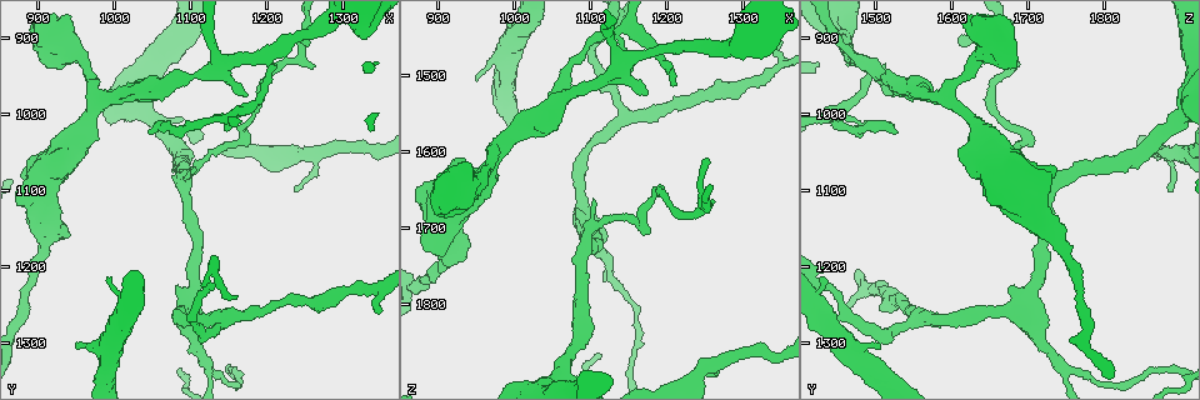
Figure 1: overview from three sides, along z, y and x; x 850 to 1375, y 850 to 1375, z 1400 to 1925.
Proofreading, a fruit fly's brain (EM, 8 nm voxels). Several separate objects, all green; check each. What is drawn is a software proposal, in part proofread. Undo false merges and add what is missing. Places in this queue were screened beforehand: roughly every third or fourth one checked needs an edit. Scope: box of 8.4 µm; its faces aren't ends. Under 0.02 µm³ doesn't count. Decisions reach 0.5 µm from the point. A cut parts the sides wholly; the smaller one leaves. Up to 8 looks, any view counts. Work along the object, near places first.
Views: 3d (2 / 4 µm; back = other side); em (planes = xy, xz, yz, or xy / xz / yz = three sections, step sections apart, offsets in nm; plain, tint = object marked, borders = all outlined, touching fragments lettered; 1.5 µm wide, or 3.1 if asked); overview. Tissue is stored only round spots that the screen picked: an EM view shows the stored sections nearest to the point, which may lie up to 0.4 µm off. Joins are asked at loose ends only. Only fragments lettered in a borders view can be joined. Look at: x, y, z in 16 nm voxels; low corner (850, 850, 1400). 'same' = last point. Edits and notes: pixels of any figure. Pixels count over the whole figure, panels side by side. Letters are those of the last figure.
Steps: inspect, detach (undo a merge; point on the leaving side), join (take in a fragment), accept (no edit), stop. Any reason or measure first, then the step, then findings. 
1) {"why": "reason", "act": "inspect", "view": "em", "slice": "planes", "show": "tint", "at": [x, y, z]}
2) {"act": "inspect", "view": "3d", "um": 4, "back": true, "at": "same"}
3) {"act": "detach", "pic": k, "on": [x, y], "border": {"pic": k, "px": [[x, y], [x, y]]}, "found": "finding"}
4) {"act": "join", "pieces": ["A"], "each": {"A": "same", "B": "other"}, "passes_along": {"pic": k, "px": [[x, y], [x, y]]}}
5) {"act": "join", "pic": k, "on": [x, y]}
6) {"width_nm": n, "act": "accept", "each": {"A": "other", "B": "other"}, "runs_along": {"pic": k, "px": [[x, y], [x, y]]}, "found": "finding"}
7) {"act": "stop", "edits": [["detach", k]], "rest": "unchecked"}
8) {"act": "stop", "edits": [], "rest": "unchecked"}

{"why": "tapers out", "act": "inspect", "view": "em", "slice": "yz", "step": 8, "show": "tint", "at": [1255, 910, 1610]}

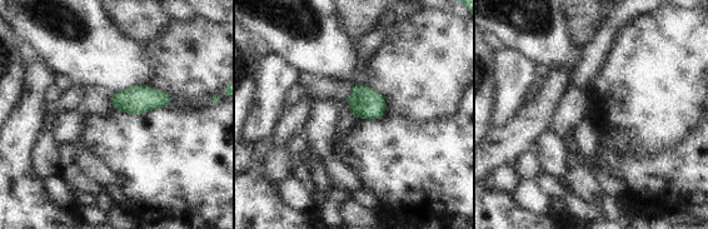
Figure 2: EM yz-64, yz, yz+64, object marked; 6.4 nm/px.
{"why": "cut it another way", "act": "inspect", "view": "em", "slice": "planes", "show": "borders", "at": "same"}

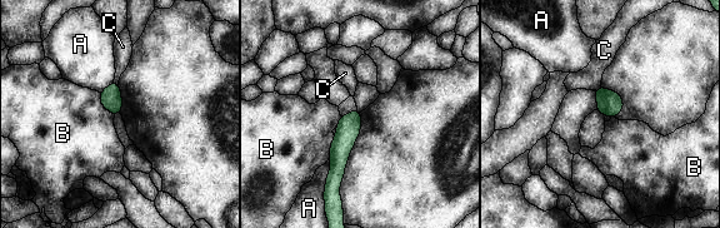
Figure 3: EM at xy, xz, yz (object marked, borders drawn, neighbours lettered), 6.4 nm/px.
{"act": "accept", "each": {"A": "other", "B": "other", "C": "other"}, "border": {"pic": 3, "px": [[100, 93], [100, 103], [114, 115]]}, "found": "none of them fits"}

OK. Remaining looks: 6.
{"why": "thin end", "act": "inspect", "view": "3d", "um": 4, "at": [1215, 935, 1510]}

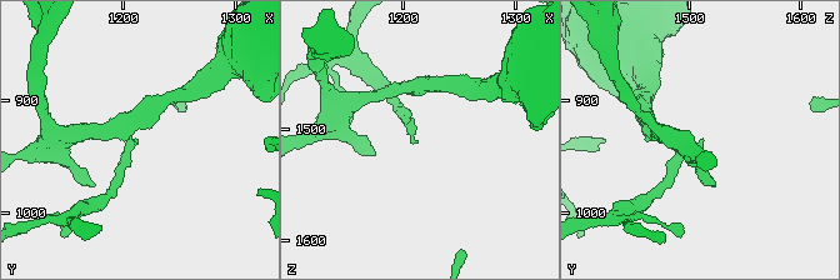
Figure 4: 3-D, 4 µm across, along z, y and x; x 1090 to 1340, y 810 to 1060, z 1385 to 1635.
{"why": "now the EM", "act": "inspect", "view": "em", "slice": "planes", "show": "borders", "at": [1214, 936, 1514]}

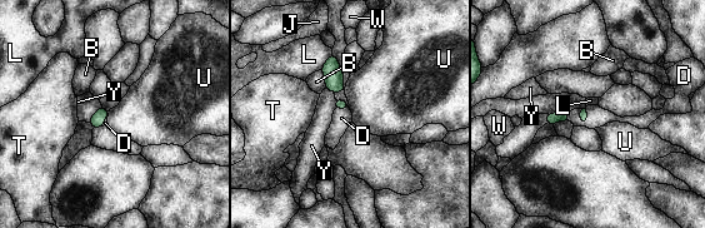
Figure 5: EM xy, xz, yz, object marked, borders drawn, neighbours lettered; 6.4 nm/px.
{"act": "join", "pieces": ["D"], "each": {"B": "other", "D": "same", "J": "other", "L": "other", "T": "other", "U": "other", "W": "other", "Y": "other"}, "passes_along": {"pic": 5, "px": [[584, 109], [586, 115], [598, 117]]}, "found": "it goes on there"}

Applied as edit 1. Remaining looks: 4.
{"act": "inspect", "view": "overview"}

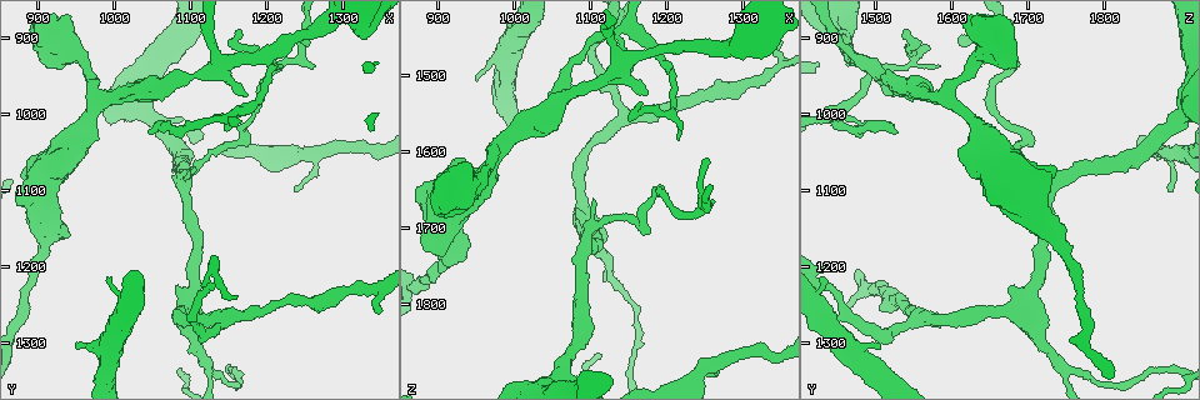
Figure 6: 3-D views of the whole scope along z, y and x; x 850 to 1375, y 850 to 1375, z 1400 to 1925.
{"why": "an open end", "act": "inspect", "view": "em", "slice": "xz", "step": 8, "show": "borders", "at": [950, 1305, 1510]}

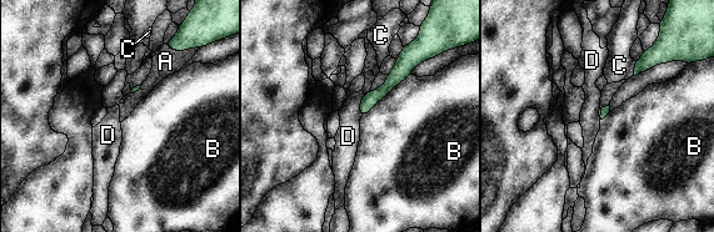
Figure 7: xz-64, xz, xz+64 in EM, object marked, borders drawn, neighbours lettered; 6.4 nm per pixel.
{"act": "accept", "each": {"A": "other", "B": "other", "C": "other", "D": "other"}, "runs_along": {"pic": 7, "px": [[403, 67], [363, 111]]}, "found": "no lettered fragment goes on from it"}

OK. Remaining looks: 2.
{"act": "stop", "edits": [["join", 5]], "rest": "unchecked"}

